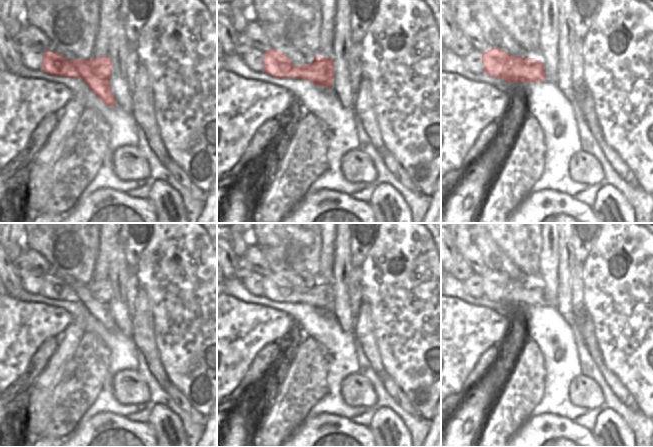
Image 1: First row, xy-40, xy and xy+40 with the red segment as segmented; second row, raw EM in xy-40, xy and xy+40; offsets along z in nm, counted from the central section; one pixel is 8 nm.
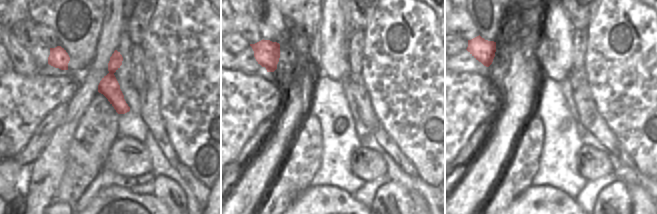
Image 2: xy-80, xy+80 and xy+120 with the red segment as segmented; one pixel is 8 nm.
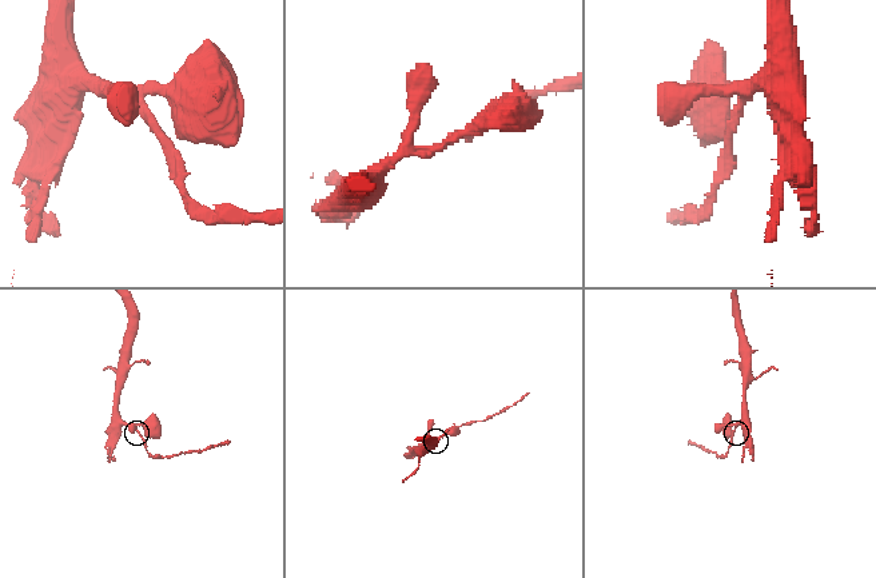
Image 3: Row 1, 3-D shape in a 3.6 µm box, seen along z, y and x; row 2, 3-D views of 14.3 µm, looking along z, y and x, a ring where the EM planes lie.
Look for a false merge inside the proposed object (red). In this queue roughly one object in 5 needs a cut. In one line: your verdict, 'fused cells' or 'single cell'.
fused cells

